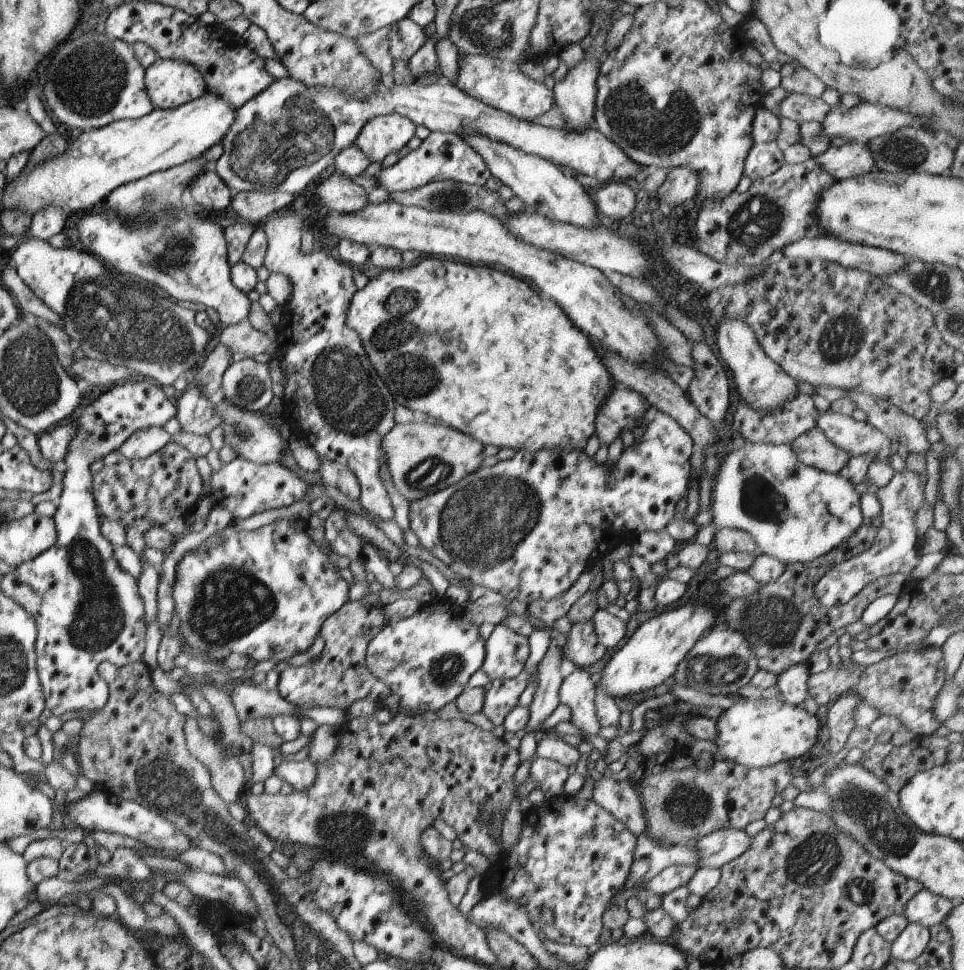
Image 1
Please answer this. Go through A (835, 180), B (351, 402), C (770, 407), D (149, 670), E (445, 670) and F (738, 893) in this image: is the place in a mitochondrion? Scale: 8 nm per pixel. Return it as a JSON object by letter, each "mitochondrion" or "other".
{"A":"other","B":"mitochondrion","C":"other","D":"other","E":"mitochondrion","F":"other"}

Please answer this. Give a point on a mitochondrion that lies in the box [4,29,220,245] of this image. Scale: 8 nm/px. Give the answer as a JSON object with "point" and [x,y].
{"point":[90,91]}

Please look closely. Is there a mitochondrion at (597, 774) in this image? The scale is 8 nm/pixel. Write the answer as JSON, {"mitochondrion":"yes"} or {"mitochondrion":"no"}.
{"mitochondrion":"no"}

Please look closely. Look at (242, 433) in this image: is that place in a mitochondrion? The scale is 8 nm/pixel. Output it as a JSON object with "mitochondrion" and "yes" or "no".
{"mitochondrion":"yes"}

